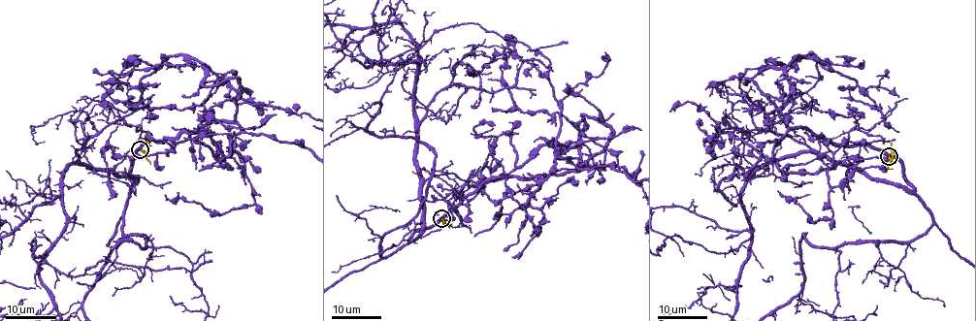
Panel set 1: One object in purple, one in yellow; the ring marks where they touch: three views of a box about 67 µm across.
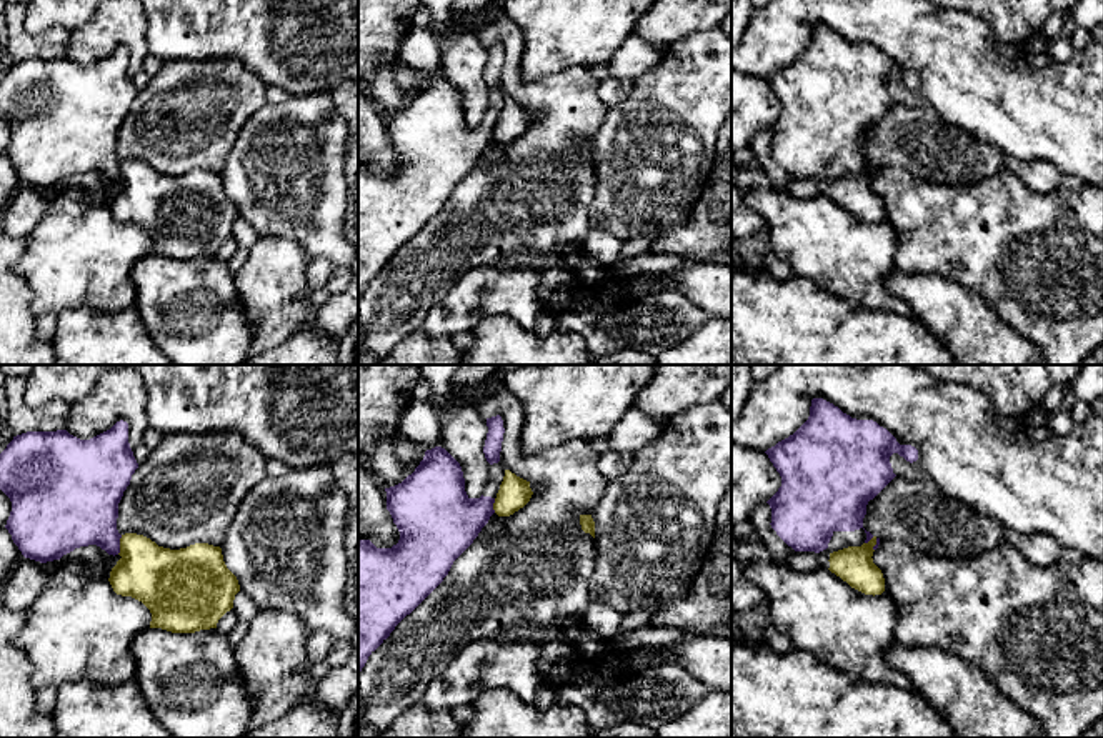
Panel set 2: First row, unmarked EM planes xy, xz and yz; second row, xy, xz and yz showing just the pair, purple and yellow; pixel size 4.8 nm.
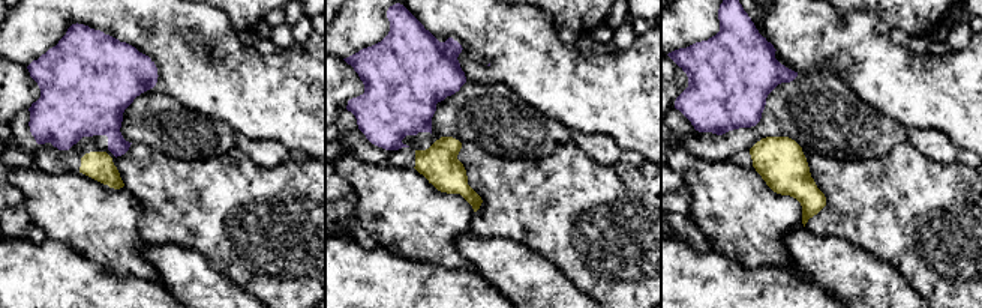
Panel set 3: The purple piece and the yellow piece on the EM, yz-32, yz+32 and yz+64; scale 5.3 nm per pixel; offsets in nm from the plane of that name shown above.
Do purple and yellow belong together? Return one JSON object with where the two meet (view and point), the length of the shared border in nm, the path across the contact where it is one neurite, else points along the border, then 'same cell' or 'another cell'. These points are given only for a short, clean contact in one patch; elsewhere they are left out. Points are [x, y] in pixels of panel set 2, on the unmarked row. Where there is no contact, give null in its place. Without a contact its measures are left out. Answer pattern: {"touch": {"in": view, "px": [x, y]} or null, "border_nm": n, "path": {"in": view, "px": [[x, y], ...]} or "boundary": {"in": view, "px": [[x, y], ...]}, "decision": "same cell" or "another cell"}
{"touch": {"in": "xy", "px": [119, 172]}, "border_nm": 100, "boundary": {"in": "xy", "px": [[122, 162], [117, 180]]}, "decision": "another cell"}

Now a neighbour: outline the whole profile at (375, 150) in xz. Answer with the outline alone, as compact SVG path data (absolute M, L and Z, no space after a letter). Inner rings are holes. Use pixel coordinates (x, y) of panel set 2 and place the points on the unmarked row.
M358 80L358 165L370 167L377 175L392 175L400 167L400 158L387 137L385 113L367 95L367 83Z

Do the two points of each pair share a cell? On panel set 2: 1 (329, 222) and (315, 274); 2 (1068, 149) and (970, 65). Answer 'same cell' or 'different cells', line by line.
1: different cells
2: same cell

